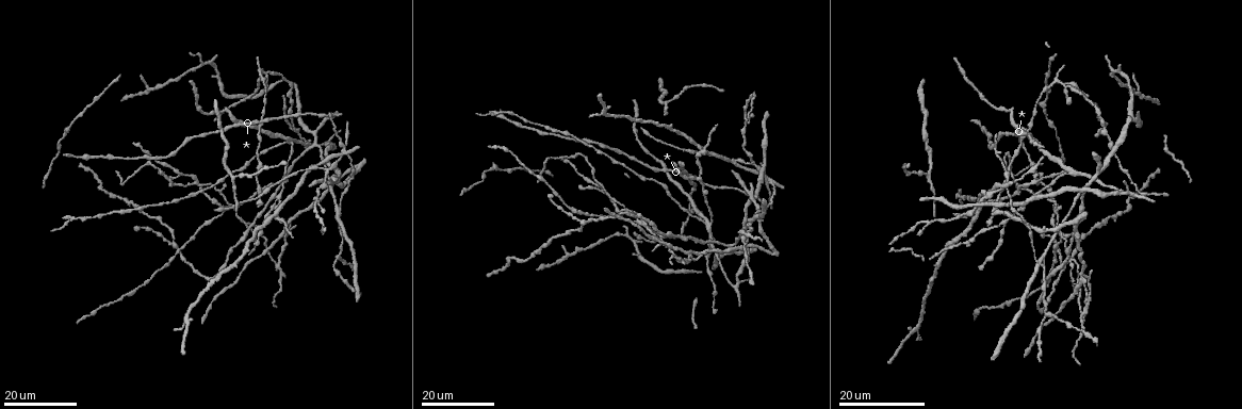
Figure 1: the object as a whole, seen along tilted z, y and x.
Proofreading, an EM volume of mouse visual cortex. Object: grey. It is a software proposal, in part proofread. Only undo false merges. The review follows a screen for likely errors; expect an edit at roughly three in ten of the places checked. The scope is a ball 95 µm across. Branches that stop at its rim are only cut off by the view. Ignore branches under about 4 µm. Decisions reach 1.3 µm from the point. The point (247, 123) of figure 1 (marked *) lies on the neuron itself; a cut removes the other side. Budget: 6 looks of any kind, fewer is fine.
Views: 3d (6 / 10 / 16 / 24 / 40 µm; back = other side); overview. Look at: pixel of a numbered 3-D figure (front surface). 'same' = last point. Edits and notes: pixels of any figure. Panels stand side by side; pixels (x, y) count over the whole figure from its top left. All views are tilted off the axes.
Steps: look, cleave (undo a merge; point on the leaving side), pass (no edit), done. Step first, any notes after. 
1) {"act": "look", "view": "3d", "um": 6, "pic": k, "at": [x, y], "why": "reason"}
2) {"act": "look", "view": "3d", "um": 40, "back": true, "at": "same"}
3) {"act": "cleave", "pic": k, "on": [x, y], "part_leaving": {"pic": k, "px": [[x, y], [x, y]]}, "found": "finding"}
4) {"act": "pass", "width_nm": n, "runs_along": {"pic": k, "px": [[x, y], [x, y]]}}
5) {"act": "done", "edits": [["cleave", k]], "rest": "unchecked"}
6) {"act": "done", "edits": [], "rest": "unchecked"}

{"act": "look", "view": "3d", "um": 24, "pic": 1, "at": [1021, 126], "why": "looks like a crossing"}

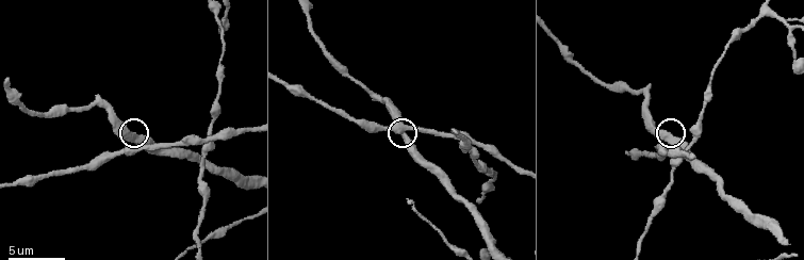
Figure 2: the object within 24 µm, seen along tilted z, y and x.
{"act": "look", "view": "3d", "um": 6, "pic": 2, "at": [667, 139]}

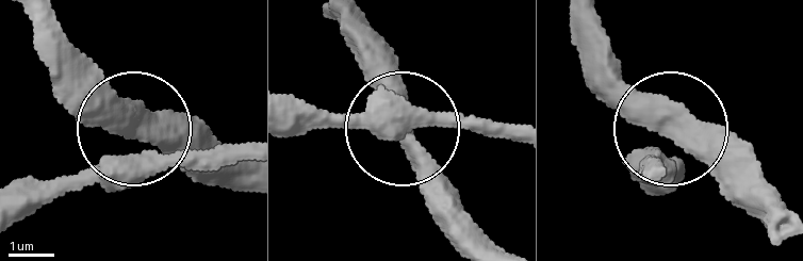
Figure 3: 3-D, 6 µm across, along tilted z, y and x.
{"act": "pass", "width_nm": 460, "runs_along": {"pic": 3, "px": [[517, 140], [447, 120], [296, 127]]}, "found": "continuous, no second neuron"}

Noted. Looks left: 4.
{"act": "look", "view": "3d", "um": 16, "pic": 1, "at": [700, 154]}

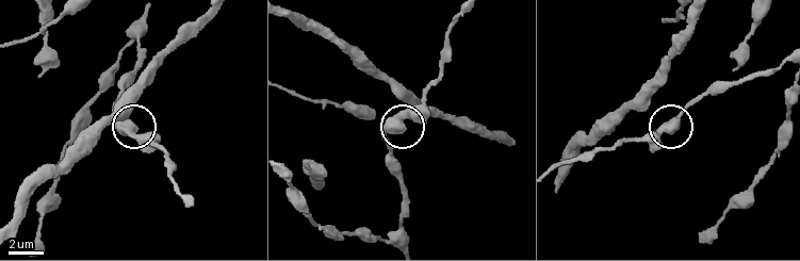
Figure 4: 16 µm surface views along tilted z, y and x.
{"act": "look", "view": "3d", "um": 10, "pic": 4, "at": [399, 114]}

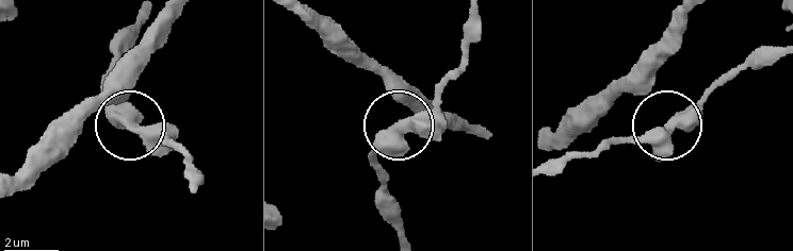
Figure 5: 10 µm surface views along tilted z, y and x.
{"act": "pass", "found": "one neuron here"}

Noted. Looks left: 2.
{"act": "look", "view": "3d", "um": 16, "pic": 1, "at": [984, 200], "why": "side arm on a straight run"}

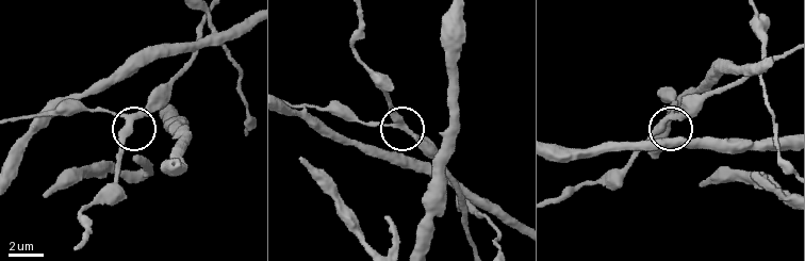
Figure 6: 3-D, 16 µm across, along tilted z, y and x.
{"act": "look", "view": "3d", "um": 6, "pic": 6, "at": [668, 119]}

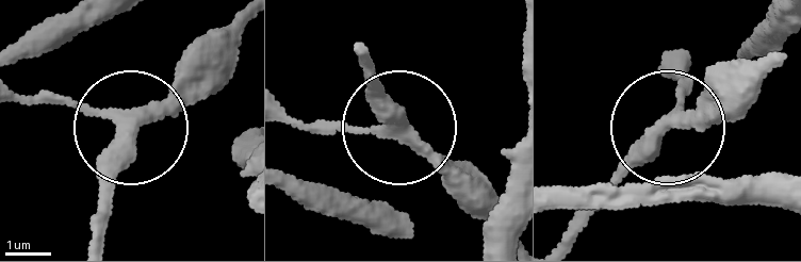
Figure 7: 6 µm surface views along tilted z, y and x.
{"act": "pass", "arms": 3, "runs_along": {"pic": 7, "px": [[26, 99], [117, 118], [126, 145], [107, 220]]}, "found": "one neuron here"}

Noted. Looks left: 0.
{"act": "done", "edits": [], "rest": "unchecked"}

